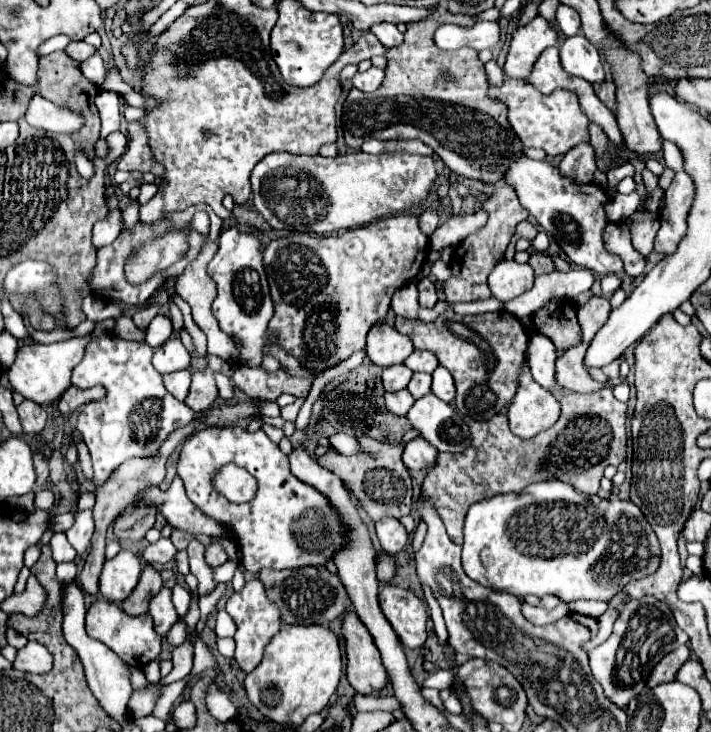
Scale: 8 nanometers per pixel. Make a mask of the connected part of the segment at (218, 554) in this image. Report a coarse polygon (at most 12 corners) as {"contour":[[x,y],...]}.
{"contour":[[211,537],[205,559],[211,567],[223,565],[227,553],[219,537]]}

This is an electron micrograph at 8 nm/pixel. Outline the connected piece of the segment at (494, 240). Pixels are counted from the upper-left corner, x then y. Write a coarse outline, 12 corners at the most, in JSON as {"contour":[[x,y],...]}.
{"contour":[[497,183],[487,223],[455,249],[447,301],[491,297],[487,277],[517,223],[529,217],[517,193]]}

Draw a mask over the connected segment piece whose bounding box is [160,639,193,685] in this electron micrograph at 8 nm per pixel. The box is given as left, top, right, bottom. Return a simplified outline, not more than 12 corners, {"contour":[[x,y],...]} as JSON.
{"contour":[[187,639],[173,649],[173,671],[161,678],[163,685],[189,675],[193,645]]}

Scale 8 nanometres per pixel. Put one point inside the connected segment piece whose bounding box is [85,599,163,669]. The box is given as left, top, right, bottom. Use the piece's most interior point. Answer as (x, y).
(133, 638)

